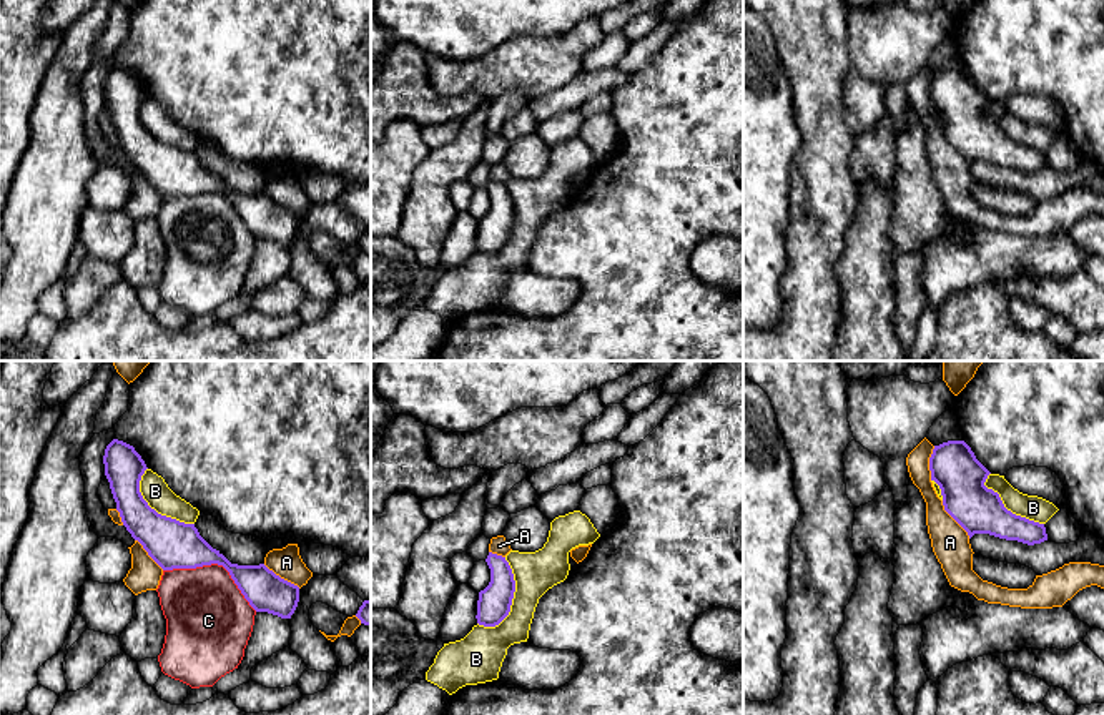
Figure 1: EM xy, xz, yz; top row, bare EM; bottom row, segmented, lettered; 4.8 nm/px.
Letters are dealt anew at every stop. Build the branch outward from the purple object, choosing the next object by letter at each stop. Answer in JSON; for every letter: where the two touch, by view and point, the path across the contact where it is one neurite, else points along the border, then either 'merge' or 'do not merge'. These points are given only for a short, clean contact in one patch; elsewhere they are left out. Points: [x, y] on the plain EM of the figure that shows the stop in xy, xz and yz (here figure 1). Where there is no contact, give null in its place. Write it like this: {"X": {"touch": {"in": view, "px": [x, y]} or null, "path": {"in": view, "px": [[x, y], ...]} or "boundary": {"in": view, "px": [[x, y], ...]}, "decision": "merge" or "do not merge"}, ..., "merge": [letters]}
{"A": {"touch": {"in": "yz", "px": [953, 145]}, "decision": "do not merge"}, "B": {"touch": {"in": "xz", "px": [511, 228]}, "decision": "do not merge"}, "C": {"touch": {"in": "xy", "px": [215, 190]}, "decision": "do not merge"}, "merge": []}

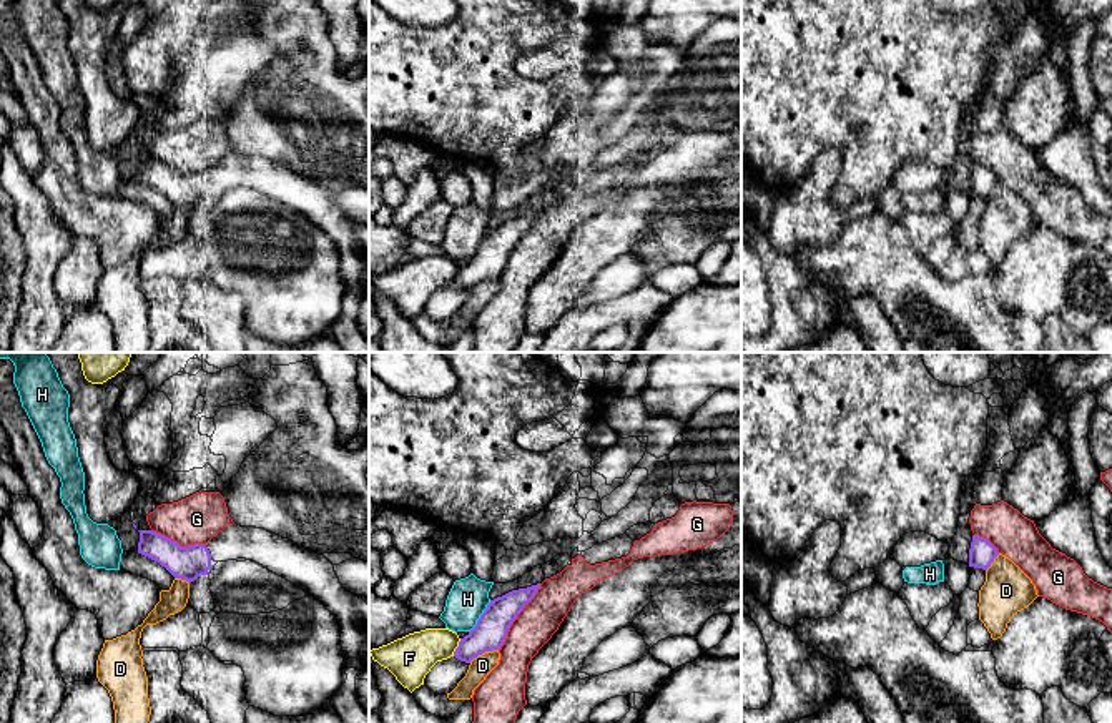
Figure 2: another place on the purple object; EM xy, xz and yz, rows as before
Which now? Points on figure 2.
{"D": {"touch": {"in": "xz", "px": [482, 280]}, "decision": "do not merge"}, "F": {"touch": {"in": "xz", "px": [457, 275]}, "boundary": {"in": "xz", "px": [[461, 266], [452, 283]]}, "decision": "do not merge"}, "G": {"touch": {"in": "xz", "px": [516, 245]}, "decision": "do not merge"}, "H": {"touch": {"in": "xz", "px": [481, 245]}, "boundary": {"in": "xz", "px": [[491, 228], [469, 260]]}, "decision": "do not merge"}, "merge": []}

